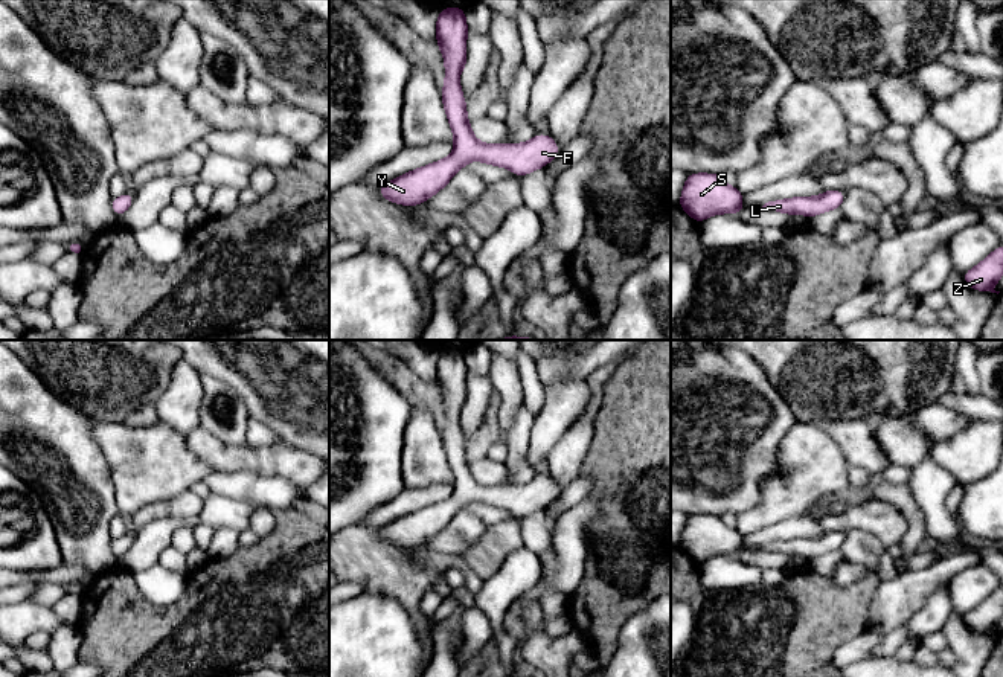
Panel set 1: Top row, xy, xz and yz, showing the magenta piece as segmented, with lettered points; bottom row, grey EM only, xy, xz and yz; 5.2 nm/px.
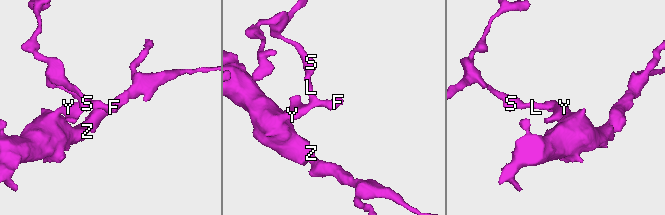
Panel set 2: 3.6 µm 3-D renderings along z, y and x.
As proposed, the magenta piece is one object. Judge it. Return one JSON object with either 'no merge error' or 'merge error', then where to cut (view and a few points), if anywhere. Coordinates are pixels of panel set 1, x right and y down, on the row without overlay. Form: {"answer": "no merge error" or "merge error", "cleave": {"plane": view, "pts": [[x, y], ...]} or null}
{"answer": "no merge error", "cleave": null}

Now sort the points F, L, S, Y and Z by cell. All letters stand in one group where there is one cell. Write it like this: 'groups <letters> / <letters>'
groups F L S Y Z

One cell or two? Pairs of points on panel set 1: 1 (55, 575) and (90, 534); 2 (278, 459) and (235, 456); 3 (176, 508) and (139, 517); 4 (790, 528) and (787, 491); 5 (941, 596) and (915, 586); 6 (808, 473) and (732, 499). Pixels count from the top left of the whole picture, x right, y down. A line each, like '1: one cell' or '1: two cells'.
1: two cells
2: one cell
3: one cell
4: two cells
5: two cells
6: two cells

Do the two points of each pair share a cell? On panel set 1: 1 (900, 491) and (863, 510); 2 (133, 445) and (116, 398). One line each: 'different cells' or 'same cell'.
1: different cells
2: different cells

